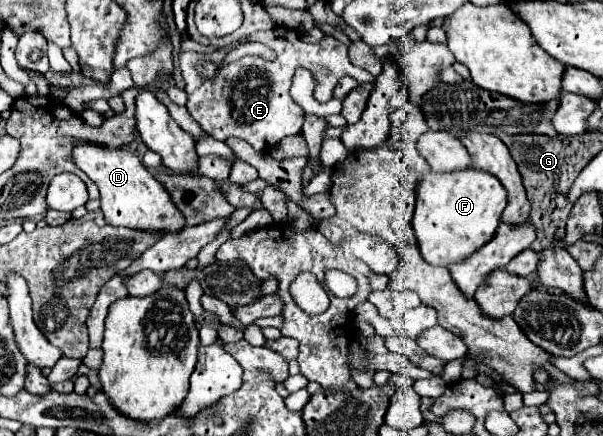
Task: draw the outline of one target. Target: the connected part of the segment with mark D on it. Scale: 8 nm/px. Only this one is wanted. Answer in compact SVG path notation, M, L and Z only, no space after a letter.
M73 142L73 162L97 184L101 192L101 212L111 226L125 226L137 230L159 230L159 232L179 232L185 226L185 218L171 202L169 194L145 170L141 160L123 148L103 148L95 142Z

